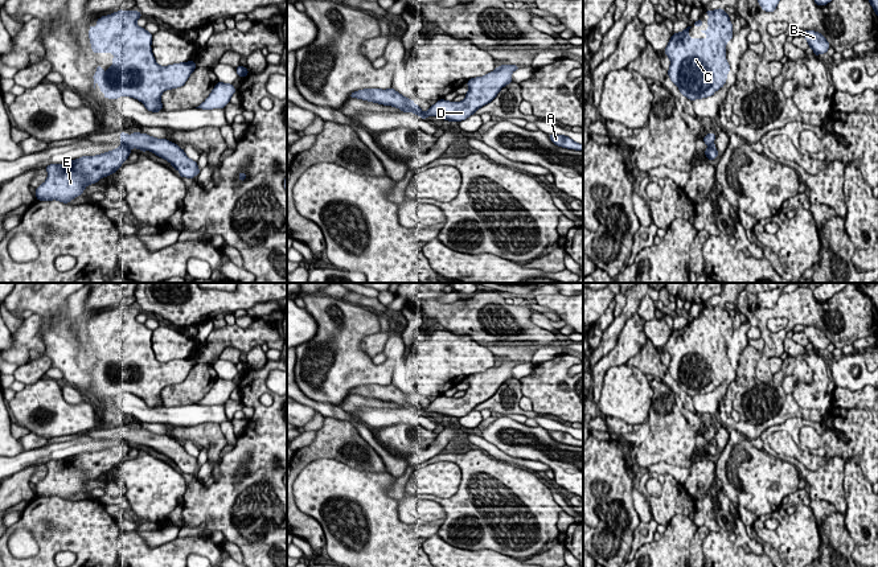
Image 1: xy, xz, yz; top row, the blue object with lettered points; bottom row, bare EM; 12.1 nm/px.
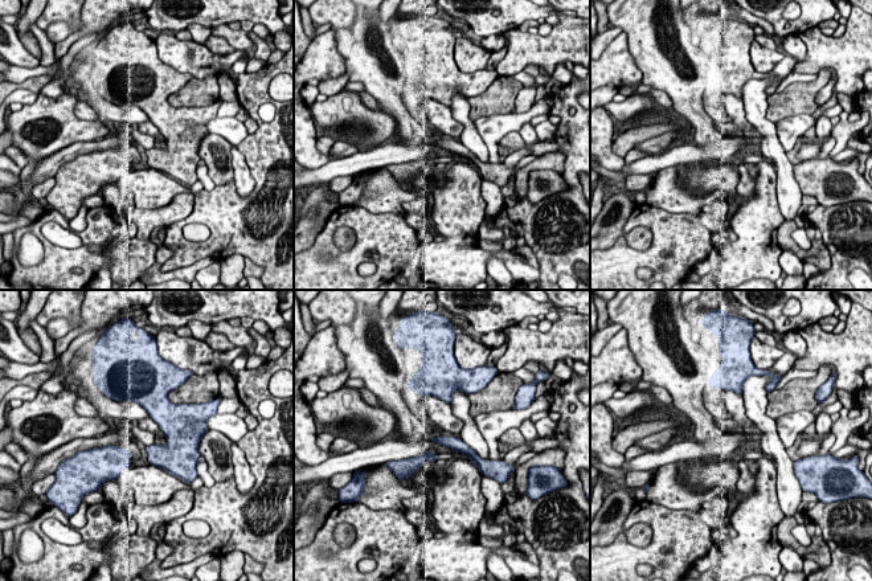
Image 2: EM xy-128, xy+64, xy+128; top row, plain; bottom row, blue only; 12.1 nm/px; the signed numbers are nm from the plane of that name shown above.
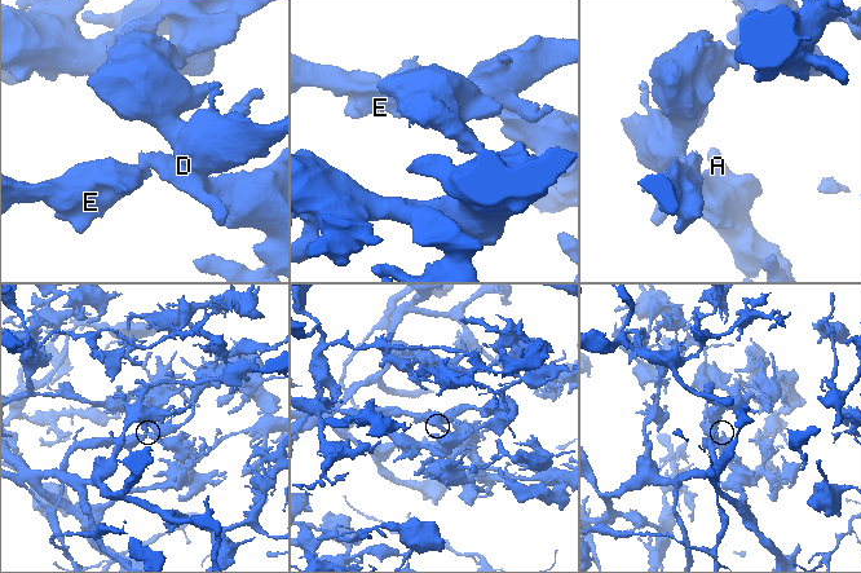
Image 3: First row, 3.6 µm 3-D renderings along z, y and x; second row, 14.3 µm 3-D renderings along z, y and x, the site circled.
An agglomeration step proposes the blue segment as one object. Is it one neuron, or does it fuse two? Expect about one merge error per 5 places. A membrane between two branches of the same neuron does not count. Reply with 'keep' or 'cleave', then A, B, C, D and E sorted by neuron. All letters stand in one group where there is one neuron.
cleave; groups A B C D / E

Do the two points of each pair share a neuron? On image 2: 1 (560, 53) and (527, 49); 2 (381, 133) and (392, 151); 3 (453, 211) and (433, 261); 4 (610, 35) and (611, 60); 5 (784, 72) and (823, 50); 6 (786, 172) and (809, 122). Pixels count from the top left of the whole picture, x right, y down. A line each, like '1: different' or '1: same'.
1: same
2: different
3: same
4: different
5: different
6: different

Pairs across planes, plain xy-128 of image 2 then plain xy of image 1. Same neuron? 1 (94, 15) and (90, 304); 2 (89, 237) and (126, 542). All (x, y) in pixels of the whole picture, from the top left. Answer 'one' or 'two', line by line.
1: one
2: two

